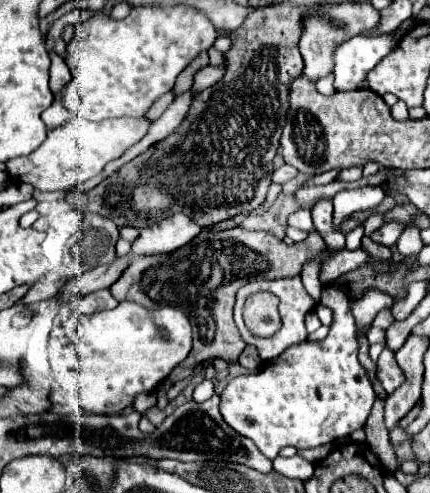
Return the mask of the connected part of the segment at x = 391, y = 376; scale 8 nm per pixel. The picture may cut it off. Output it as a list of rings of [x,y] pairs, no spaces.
[[[383,348],[379,362],[377,362],[377,376],[383,384],[383,388],[387,390],[387,394],[391,394],[393,390],[397,390],[403,382],[405,382],[405,374],[403,370],[397,366],[395,356],[389,348]]]

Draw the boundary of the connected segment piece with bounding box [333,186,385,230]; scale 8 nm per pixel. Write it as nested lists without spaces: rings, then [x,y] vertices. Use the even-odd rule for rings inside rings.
[[[355,188],[355,190],[341,190],[335,194],[333,204],[335,204],[335,214],[333,222],[335,228],[339,230],[341,220],[345,216],[351,216],[353,212],[363,212],[363,210],[373,210],[385,200],[385,192],[381,188]]]

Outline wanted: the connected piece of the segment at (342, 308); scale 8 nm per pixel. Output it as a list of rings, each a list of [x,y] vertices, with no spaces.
[[[325,286],[321,302],[333,310],[333,324],[325,340],[305,340],[301,344],[295,344],[293,348],[287,348],[277,358],[265,362],[261,370],[233,378],[221,394],[219,410],[223,420],[241,436],[251,438],[257,448],[271,460],[283,446],[295,446],[297,450],[317,448],[363,428],[376,399],[369,374],[357,360],[359,340],[355,334],[355,320],[349,312],[349,298],[333,286]]]

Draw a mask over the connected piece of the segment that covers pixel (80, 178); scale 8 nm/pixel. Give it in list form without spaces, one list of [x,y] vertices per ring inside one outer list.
[[[55,98],[53,104],[43,112],[43,122],[49,128],[47,140],[29,156],[7,162],[7,172],[11,172],[13,180],[29,182],[37,190],[71,190],[77,184],[99,176],[109,162],[121,158],[133,144],[137,144],[149,128],[147,118],[109,118],[91,122],[79,116],[69,116],[71,112],[61,104],[59,98]]]

